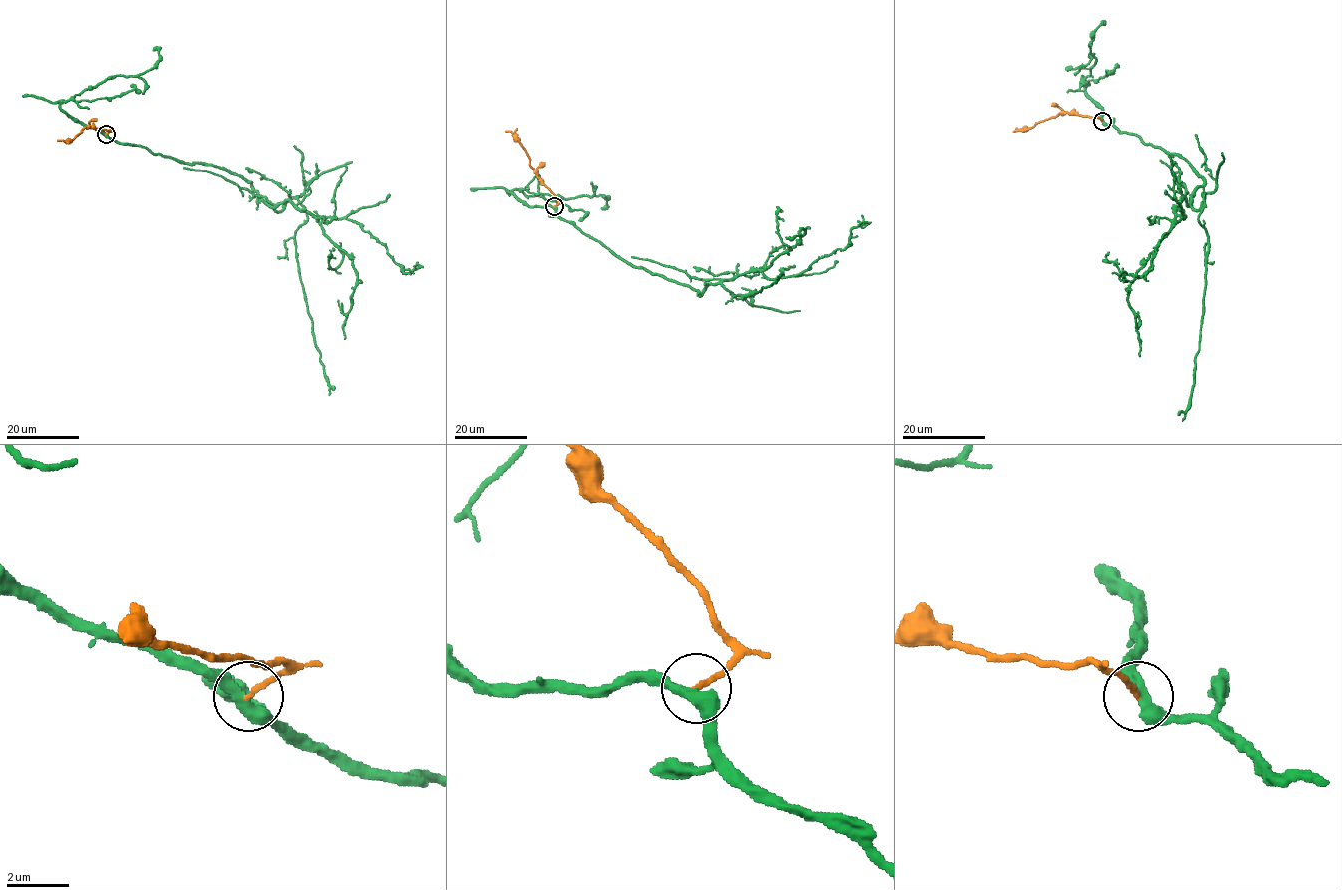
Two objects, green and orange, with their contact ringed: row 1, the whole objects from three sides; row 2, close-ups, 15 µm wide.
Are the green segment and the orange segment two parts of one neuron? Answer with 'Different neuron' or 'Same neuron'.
Different neuron

